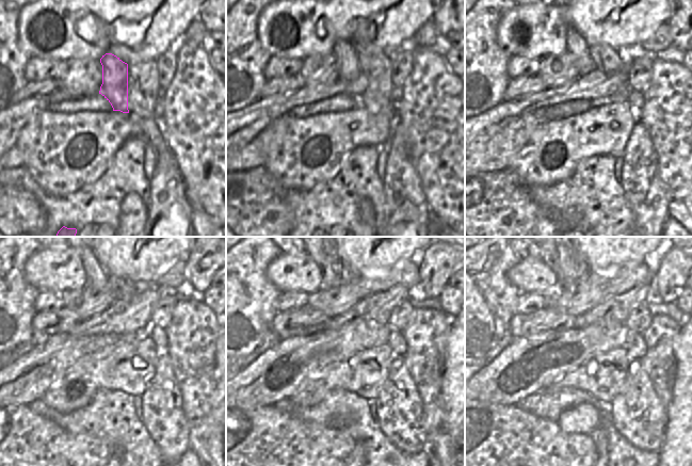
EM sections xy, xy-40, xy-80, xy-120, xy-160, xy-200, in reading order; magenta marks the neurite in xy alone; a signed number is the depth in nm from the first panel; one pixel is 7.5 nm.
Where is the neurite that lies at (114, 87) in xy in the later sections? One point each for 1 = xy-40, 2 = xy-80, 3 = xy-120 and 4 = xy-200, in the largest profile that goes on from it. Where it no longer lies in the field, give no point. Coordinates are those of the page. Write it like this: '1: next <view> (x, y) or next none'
1: next xy-40 (347, 59)
2: next xy-80 (576, 44)
3: next xy-120 (96, 275)
4: next xy-200 (551, 258)

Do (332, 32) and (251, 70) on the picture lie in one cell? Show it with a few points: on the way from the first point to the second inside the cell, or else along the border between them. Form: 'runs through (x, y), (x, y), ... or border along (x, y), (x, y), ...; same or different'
border along (258, 33), (261, 46), (270, 55); different

